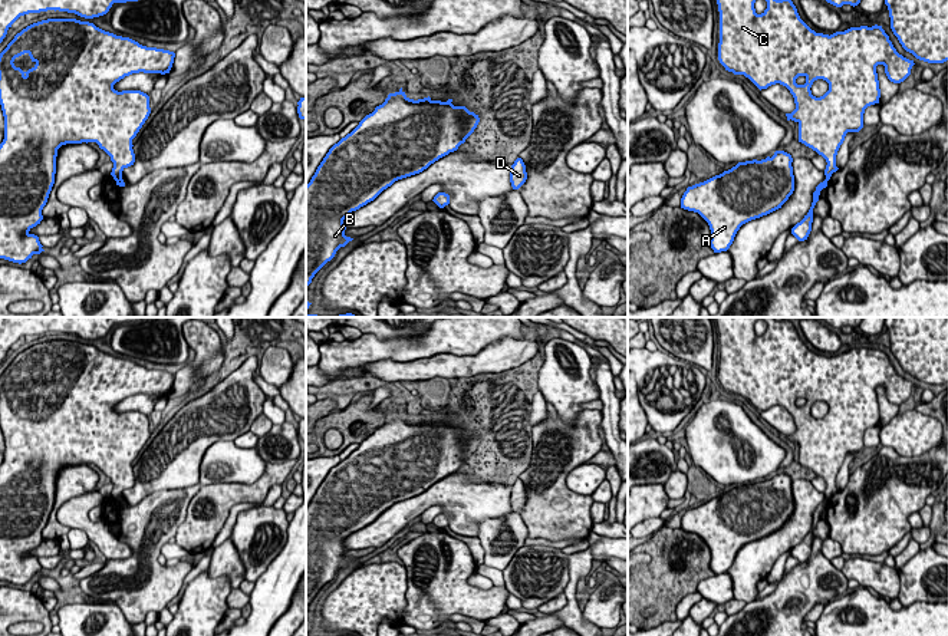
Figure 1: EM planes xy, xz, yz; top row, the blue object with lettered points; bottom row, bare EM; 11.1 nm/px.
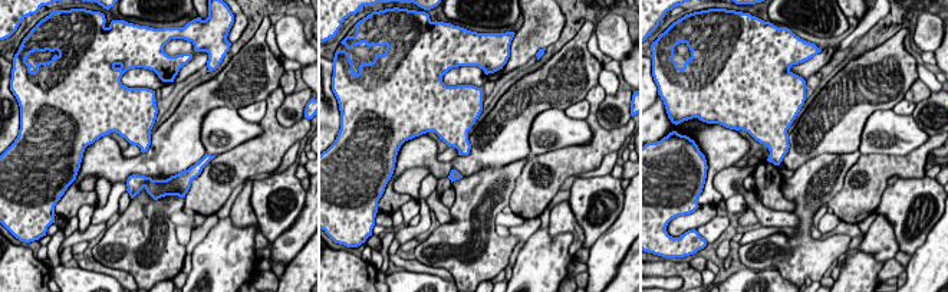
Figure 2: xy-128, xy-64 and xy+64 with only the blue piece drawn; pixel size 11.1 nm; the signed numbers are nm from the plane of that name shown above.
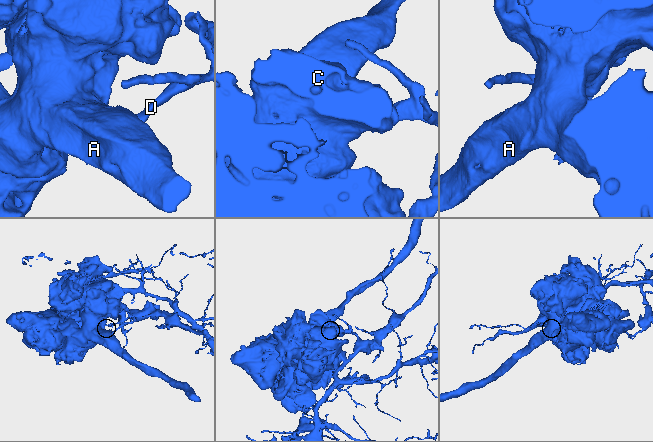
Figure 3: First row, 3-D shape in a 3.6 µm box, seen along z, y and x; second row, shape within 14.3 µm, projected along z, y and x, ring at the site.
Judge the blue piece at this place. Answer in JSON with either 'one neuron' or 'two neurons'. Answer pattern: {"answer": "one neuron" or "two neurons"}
{"answer": "two neurons"}

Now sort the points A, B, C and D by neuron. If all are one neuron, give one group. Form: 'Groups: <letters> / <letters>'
Groups: A B C / D

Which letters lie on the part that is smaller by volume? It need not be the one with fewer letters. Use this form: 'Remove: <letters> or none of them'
Remove: D

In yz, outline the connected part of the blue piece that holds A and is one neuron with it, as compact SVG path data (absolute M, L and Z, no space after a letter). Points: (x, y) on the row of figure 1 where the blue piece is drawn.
M784 151L761 161L738 162L688 187L681 208L698 212L708 223L714 253L727 251L743 224L781 208L793 194L791 162L791 155Z

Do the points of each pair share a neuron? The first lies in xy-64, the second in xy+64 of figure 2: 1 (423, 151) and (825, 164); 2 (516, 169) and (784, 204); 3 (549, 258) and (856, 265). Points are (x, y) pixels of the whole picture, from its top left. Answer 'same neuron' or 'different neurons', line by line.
1: different neurons
2: different neurons
3: same neuron

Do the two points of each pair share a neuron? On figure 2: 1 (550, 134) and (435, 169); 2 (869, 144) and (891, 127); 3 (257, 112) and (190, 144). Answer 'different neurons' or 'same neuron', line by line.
1: different neurons
2: same neuron
3: different neurons

